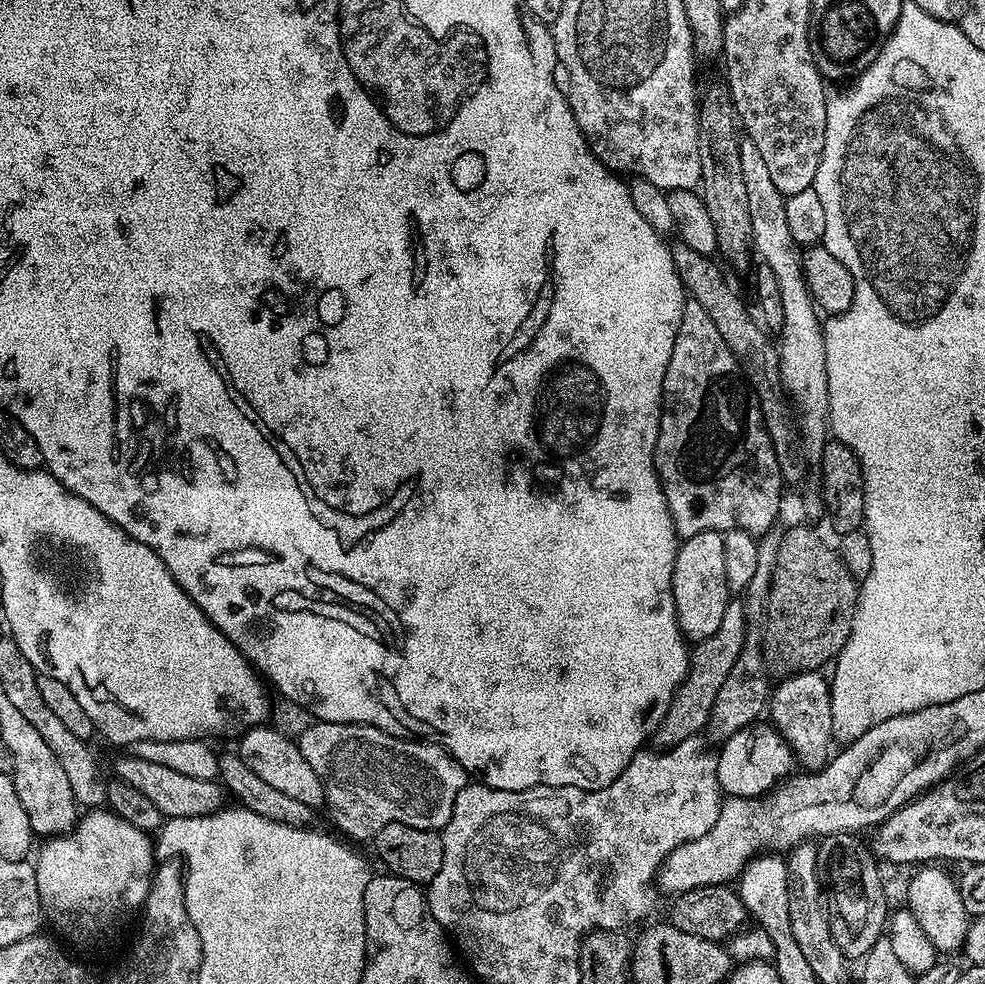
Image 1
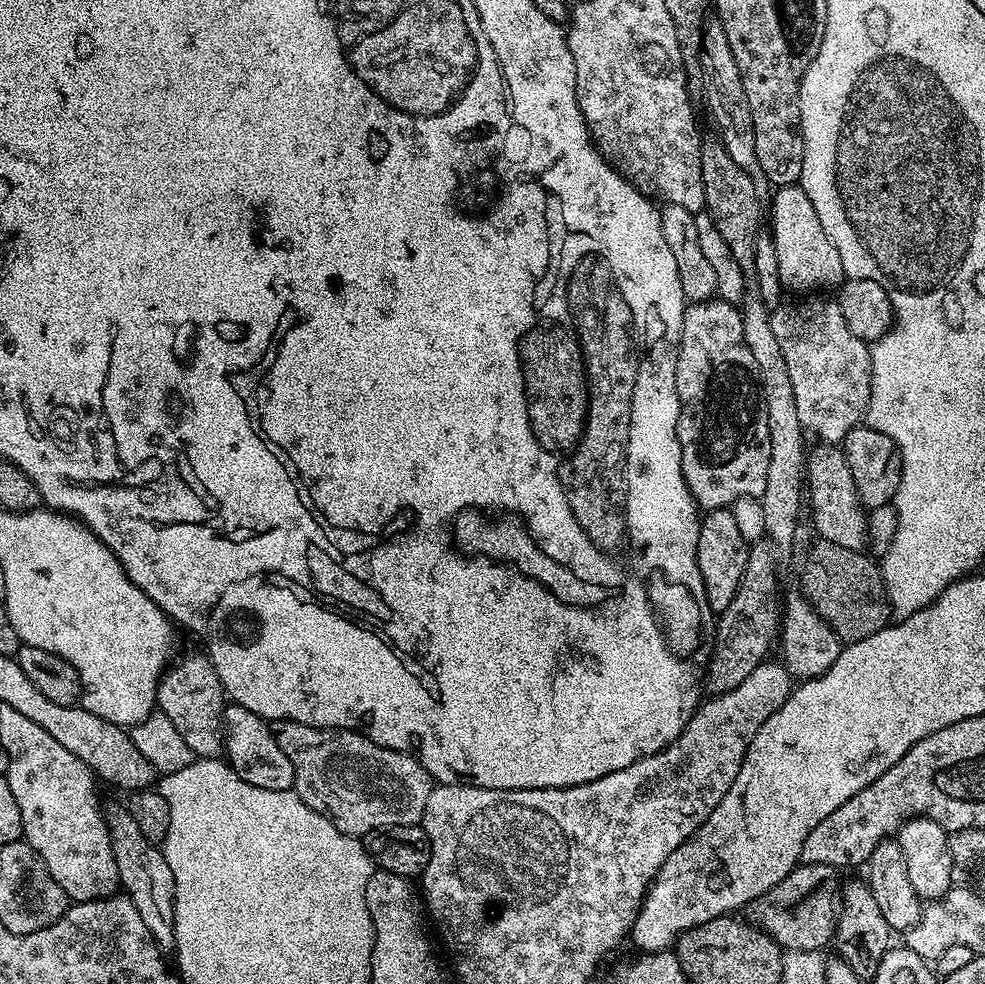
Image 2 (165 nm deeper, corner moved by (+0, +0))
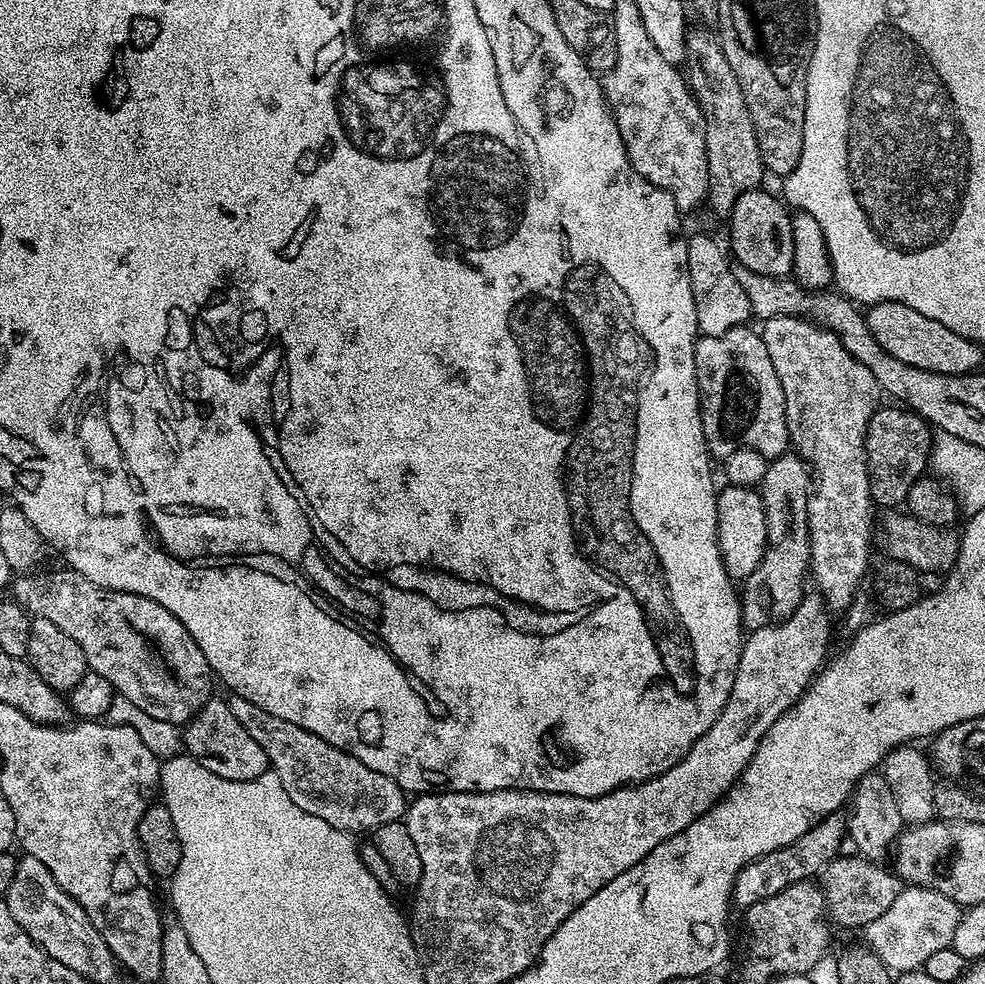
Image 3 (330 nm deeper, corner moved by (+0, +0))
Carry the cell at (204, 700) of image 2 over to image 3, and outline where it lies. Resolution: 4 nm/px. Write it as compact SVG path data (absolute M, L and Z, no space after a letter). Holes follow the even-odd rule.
M60 566L57 572L32 575L36 574L20 574L13 579L10 585L11 599L23 606L29 617L50 618L58 630L70 634L70 638L82 646L89 669L106 678L116 696L134 702L134 706L138 706L138 710L146 710L150 718L162 718L162 722L183 726L194 718L194 714L198 714L200 707L213 695L214 677L205 654L182 622L170 610L158 606L158 602L128 591L103 588L67 566Z

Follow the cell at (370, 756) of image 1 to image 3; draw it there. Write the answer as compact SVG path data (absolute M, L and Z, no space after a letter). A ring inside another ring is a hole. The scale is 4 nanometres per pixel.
M232 694L227 702L234 718L242 722L242 730L266 750L271 771L278 774L280 785L290 794L290 802L306 810L306 814L314 814L314 818L322 818L330 822L330 826L349 834L364 832L367 828L378 829L405 815L406 793L396 780L378 774L378 770L370 770L370 766L362 766L358 758L330 746L318 738L318 734L310 734L310 730L286 722L286 718L266 714L262 706L254 706L254 702L246 702L246 698Z

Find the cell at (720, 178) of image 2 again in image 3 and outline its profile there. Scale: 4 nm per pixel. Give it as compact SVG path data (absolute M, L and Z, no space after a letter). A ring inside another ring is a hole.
M699 27L687 29L682 68L692 96L704 115L706 158L710 170L706 204L716 212L727 214L743 192L761 187L760 179L766 176L766 169L758 150L758 138L754 138L750 110L746 110L746 98L742 98L742 86L738 86L730 62L726 62L719 35L711 27Z

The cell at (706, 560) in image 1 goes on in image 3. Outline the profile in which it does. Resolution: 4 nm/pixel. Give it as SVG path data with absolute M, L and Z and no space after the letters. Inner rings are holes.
M725 483L716 494L718 510L718 550L726 568L726 574L733 581L743 582L748 579L762 562L766 550L766 514L762 498L755 487L743 484Z

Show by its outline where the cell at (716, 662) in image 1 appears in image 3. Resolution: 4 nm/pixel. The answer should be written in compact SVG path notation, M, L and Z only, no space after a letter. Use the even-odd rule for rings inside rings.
M785 454L776 457L775 460L769 463L768 469L764 477L760 479L758 485L758 491L762 498L762 506L764 507L764 513L766 514L766 530L768 531L768 537L766 538L766 550L762 554L762 562L758 566L758 570L754 570L754 574L750 574L748 579L743 581L742 591L740 592L740 615L742 617L742 624L745 629L755 630L764 627L769 622L775 622L783 617L789 616L789 614L796 609L800 604L800 601L804 599L806 595L806 589L804 589L804 580L806 584L806 577L810 572L810 534L808 533L808 497L810 495L810 469L807 464L804 463L803 458L798 454Z

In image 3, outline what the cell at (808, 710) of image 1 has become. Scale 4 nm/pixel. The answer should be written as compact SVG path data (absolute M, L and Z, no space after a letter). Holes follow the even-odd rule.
M779 316L763 321L762 335L766 342L766 350L770 350L770 362L774 362L774 374L778 374L778 382L782 382L782 398L784 399L784 413L786 414L786 426L788 427L788 438L791 447L795 449L804 463L810 469L810 495L808 497L808 533L810 534L810 580L816 583L815 591L821 600L824 601L825 609L843 613L845 609L851 606L854 596L857 595L856 587L860 584L860 579L864 576L864 571L868 568L868 543L874 540L874 516L872 520L872 508L874 501L870 494L870 478L868 477L868 463L864 454L864 435L868 432L868 423L870 418L876 412L878 405L881 403L882 393L874 374L858 362L842 346L842 342L835 334L826 327L823 327L811 319L803 316Z

